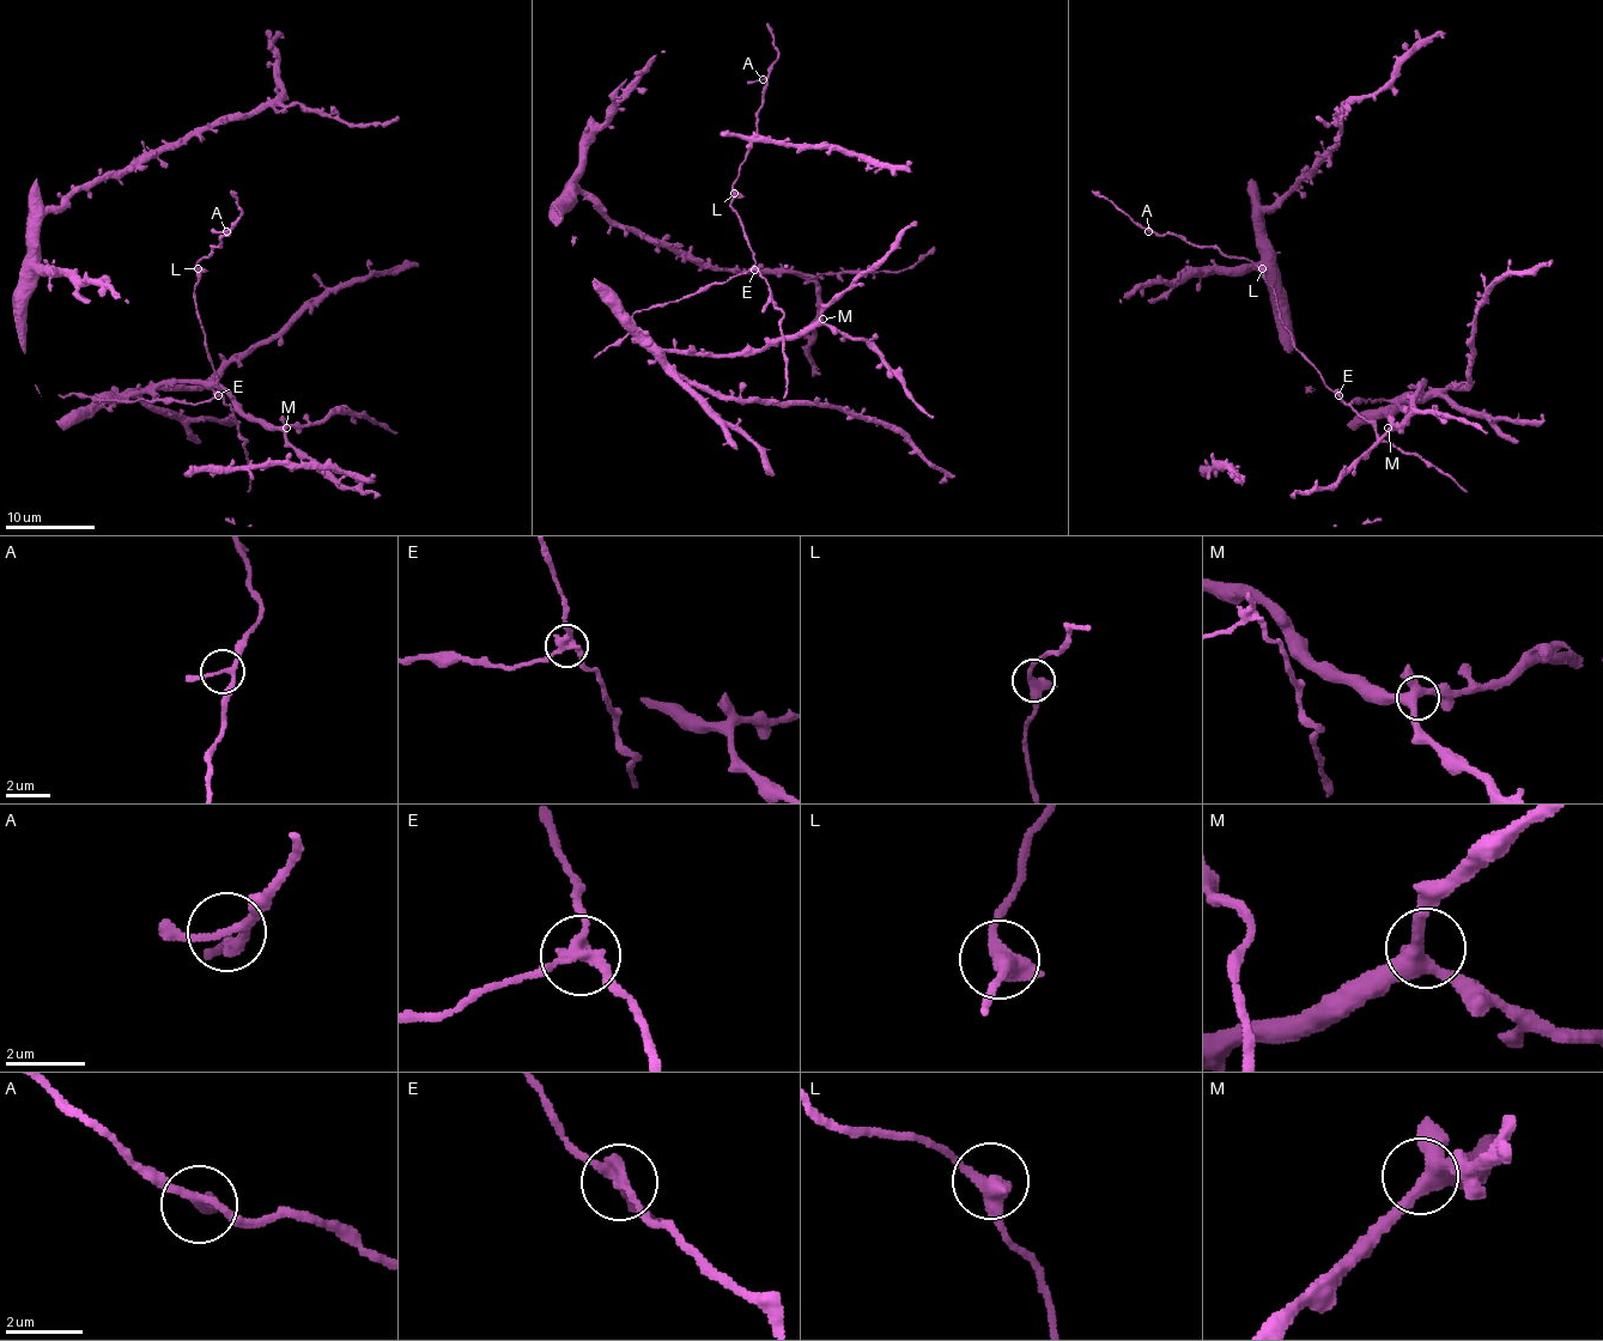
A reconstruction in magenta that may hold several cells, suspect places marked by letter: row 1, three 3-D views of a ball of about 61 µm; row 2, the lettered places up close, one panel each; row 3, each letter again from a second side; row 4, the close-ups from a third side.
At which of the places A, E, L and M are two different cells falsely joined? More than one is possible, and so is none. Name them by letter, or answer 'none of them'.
E

